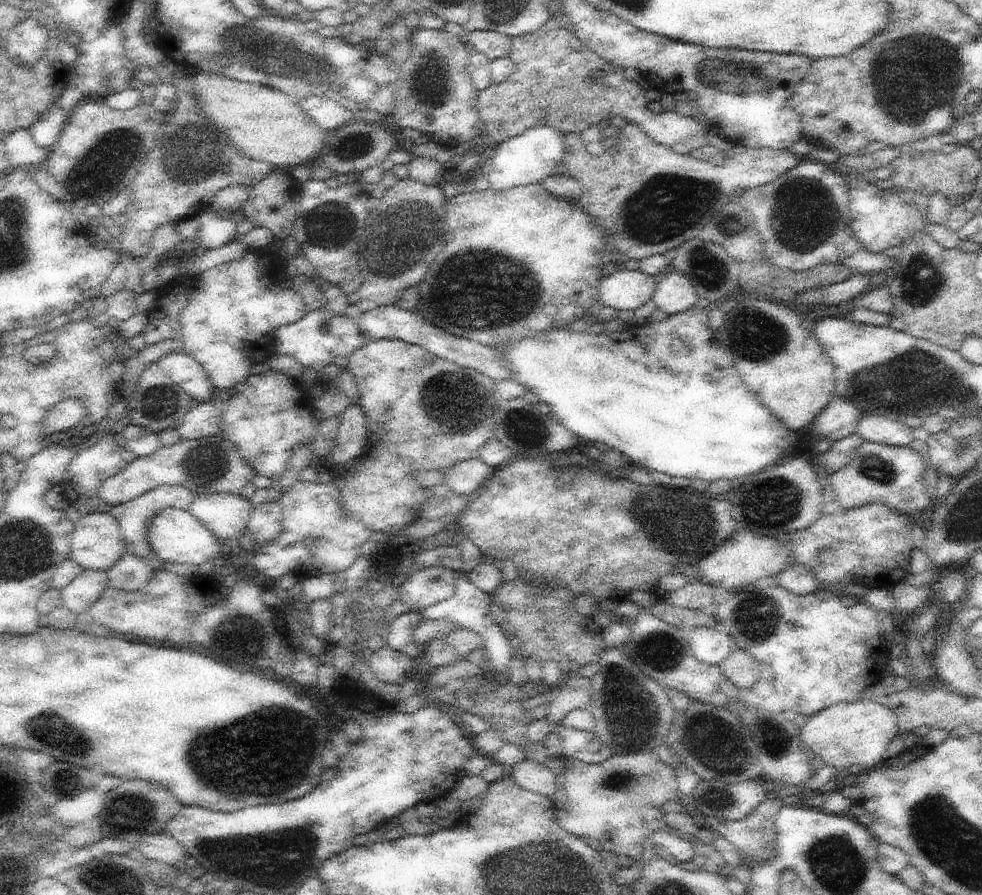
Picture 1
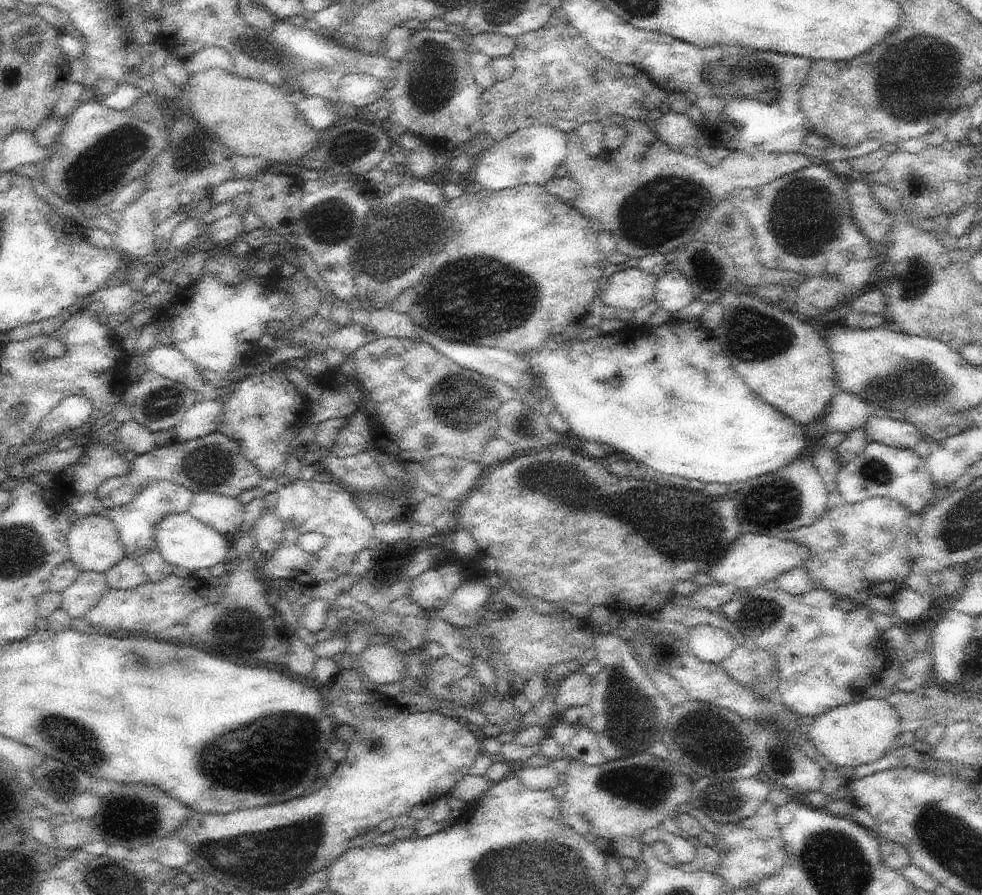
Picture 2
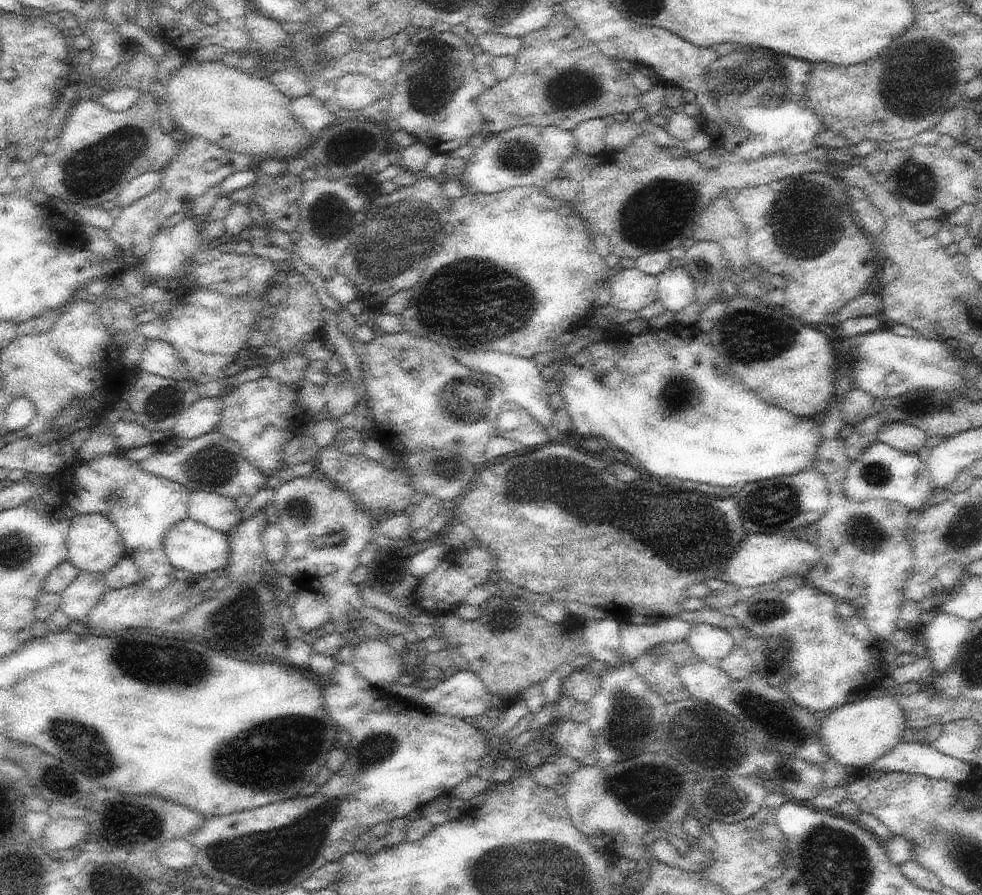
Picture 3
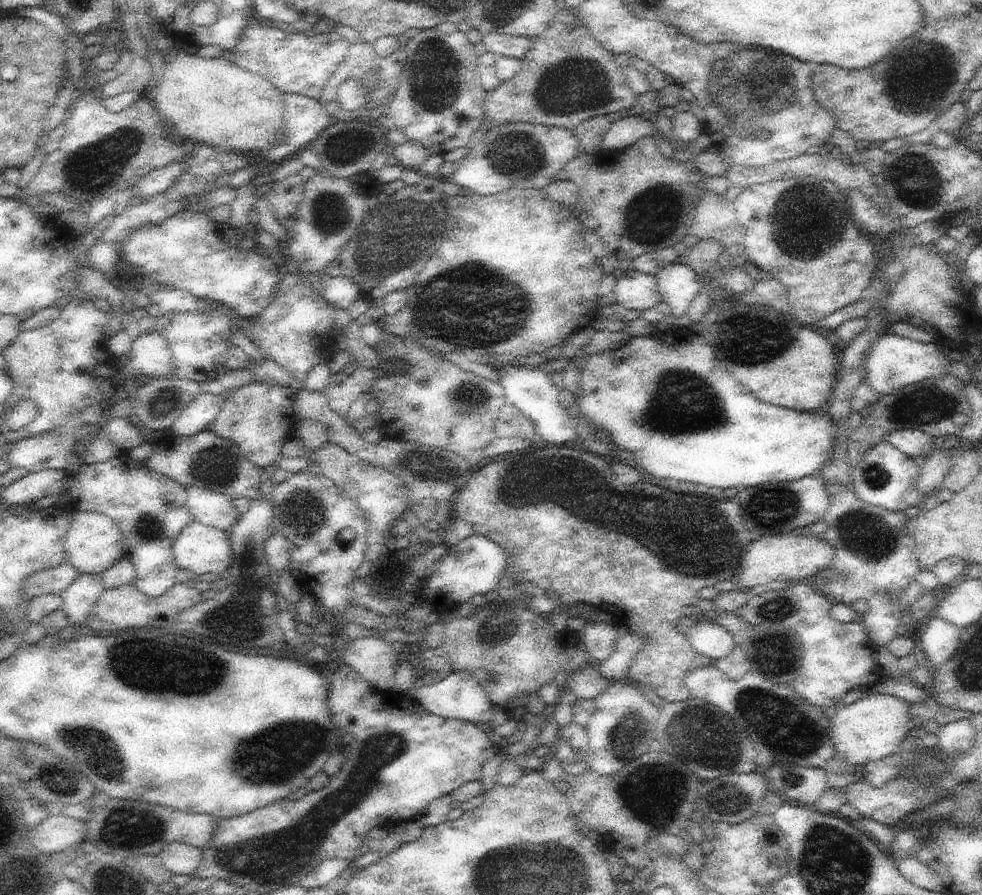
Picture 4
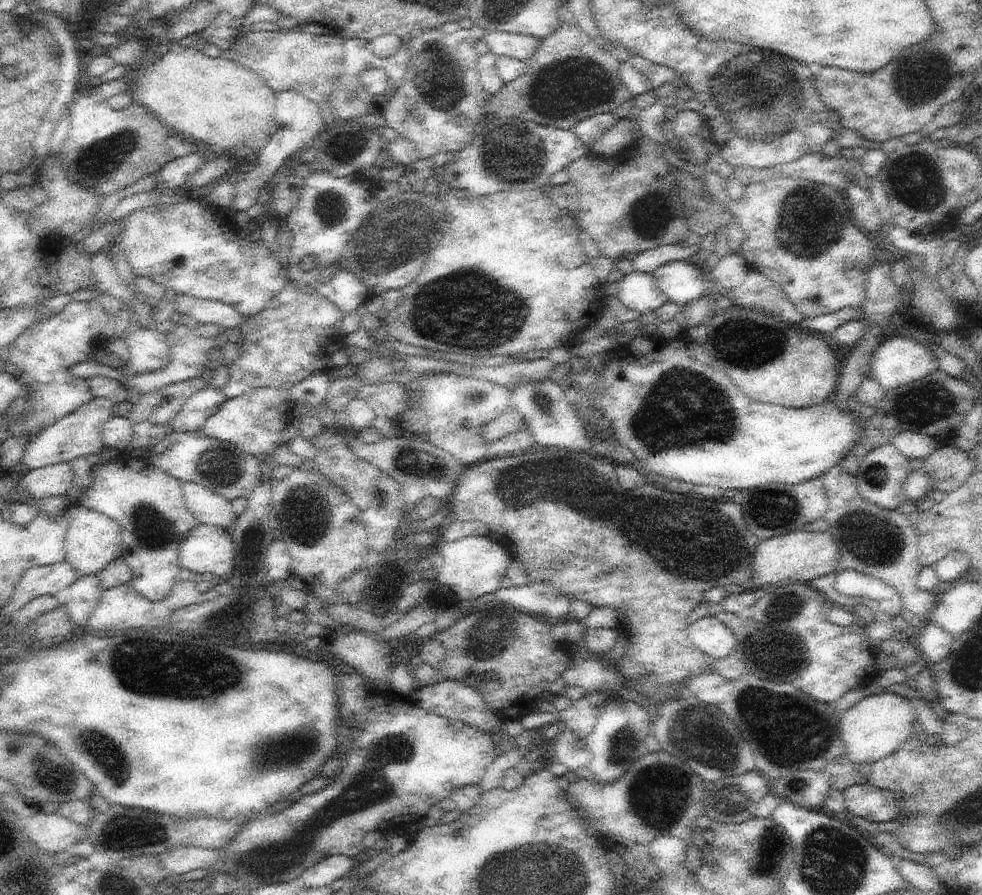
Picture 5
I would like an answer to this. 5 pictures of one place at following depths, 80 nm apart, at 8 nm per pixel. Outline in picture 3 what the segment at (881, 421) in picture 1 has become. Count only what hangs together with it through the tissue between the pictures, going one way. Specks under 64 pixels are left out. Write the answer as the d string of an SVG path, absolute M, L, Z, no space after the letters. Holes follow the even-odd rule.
M890 422L880 426L878 441L892 446L900 452L918 454L918 451L926 446L926 432L916 426L904 424L904 422Z

